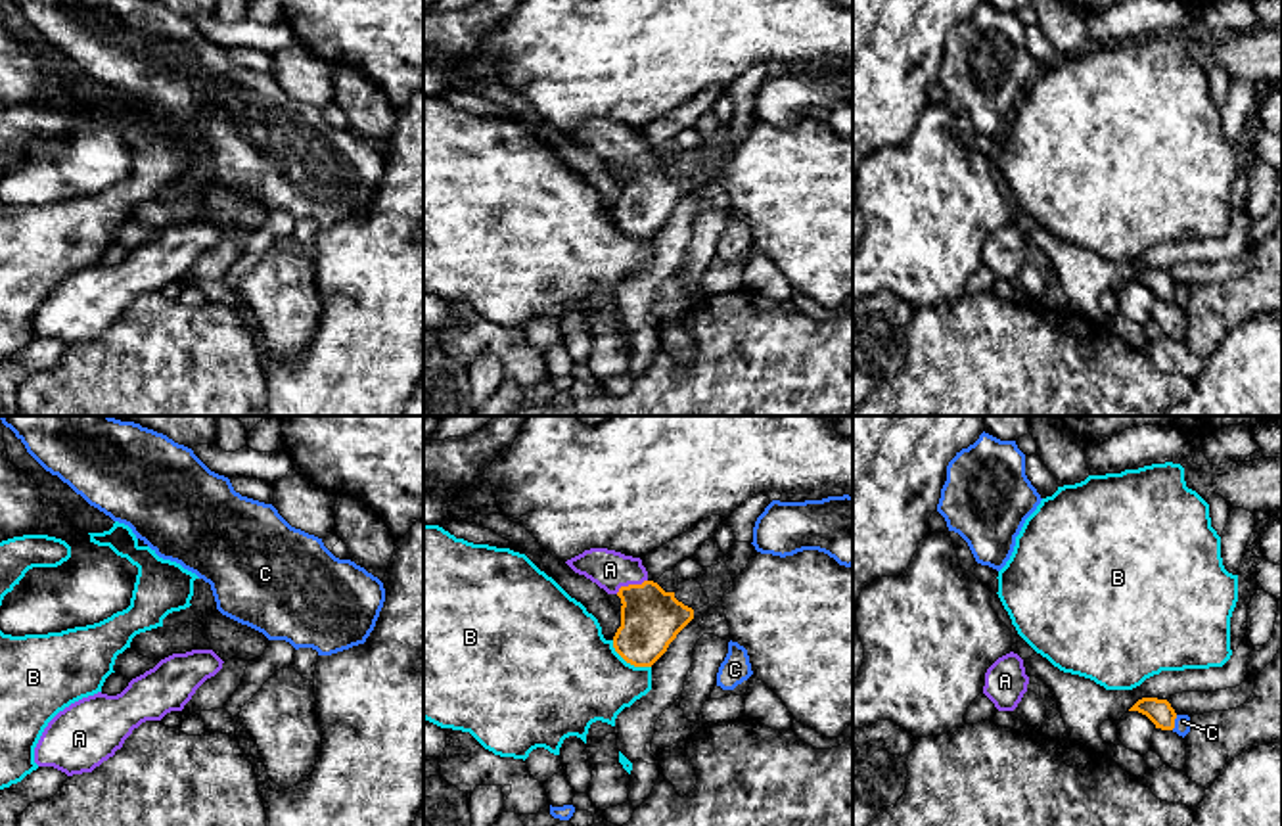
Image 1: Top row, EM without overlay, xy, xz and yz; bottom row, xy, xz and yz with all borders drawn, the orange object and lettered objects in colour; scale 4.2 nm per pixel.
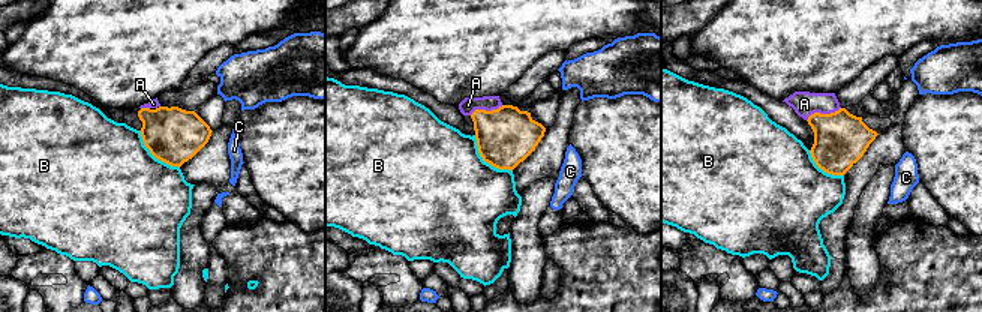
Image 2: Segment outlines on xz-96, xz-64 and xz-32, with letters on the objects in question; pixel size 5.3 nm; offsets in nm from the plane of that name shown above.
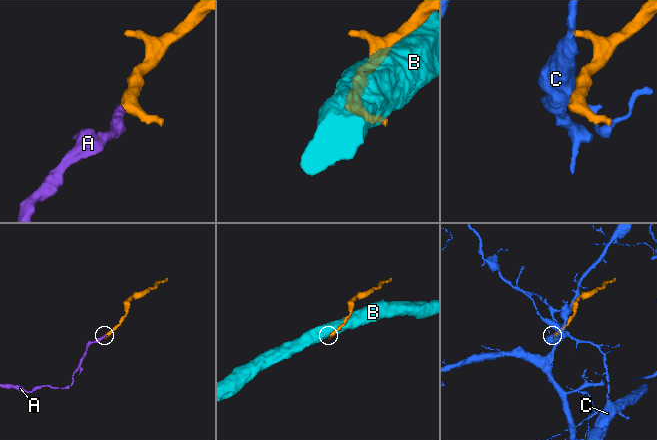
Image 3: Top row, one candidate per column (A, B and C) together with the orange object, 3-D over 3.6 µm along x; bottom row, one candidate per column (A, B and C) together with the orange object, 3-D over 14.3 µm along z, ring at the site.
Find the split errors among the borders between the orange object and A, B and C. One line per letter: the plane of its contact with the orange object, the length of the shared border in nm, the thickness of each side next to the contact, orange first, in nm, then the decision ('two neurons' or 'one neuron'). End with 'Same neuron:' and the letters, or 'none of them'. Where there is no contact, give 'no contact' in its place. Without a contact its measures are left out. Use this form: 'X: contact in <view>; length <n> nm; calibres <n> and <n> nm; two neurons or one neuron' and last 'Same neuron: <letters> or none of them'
A: contact in xz; length 150 nm; calibres 260 and 170 nm; one neuron
B: contact in xz; length 200 nm; calibres 260 and 420 nm; two neurons
C: contact in yz; length 70 nm; calibres 110 and 60 nm; two neurons
Same neuron: A

